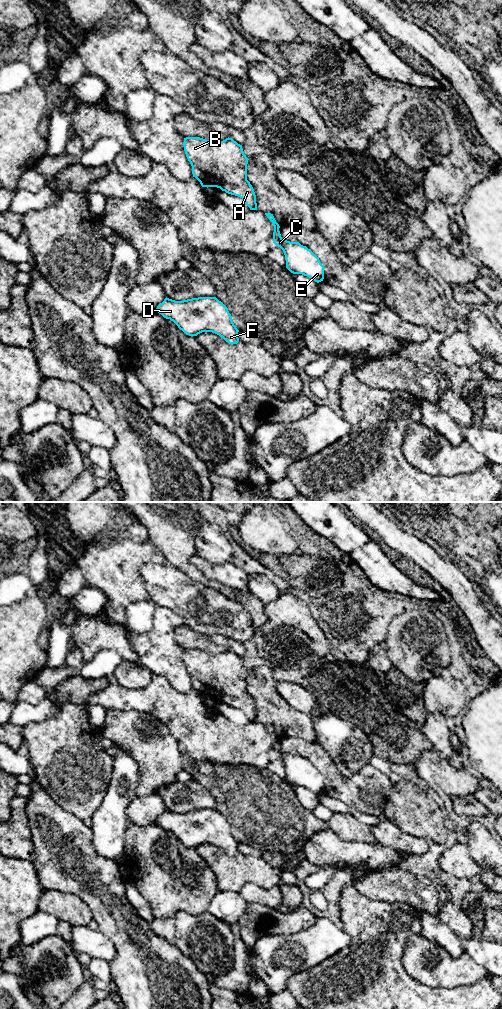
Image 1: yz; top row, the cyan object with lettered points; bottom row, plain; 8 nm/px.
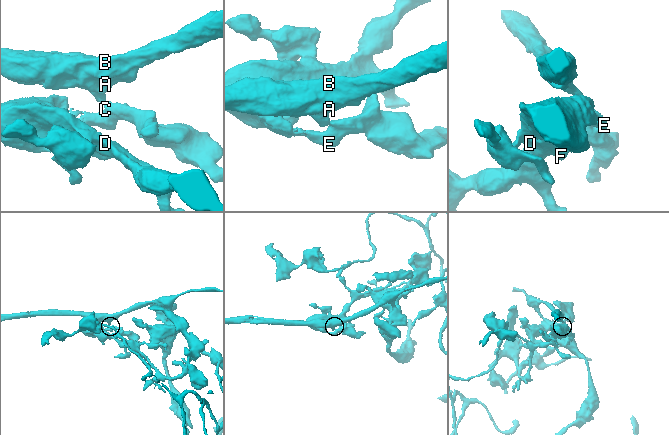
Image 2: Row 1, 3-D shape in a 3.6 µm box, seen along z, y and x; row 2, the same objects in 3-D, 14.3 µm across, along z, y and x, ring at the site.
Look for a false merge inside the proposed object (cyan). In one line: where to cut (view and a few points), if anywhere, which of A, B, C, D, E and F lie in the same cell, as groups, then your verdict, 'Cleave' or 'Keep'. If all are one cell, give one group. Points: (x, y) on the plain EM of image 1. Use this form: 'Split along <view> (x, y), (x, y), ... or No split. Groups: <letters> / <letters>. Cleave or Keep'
Split along yz (274, 740), (278, 741). Groups: A B / C D E F. Cleave

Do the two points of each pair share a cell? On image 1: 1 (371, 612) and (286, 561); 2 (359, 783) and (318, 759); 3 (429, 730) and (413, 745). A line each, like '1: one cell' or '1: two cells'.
1: one cell
2: one cell
3: two cells

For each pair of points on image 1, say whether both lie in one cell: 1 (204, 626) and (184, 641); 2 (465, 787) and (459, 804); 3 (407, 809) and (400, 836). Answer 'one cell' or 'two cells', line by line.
1: two cells
2: two cells
3: two cells

